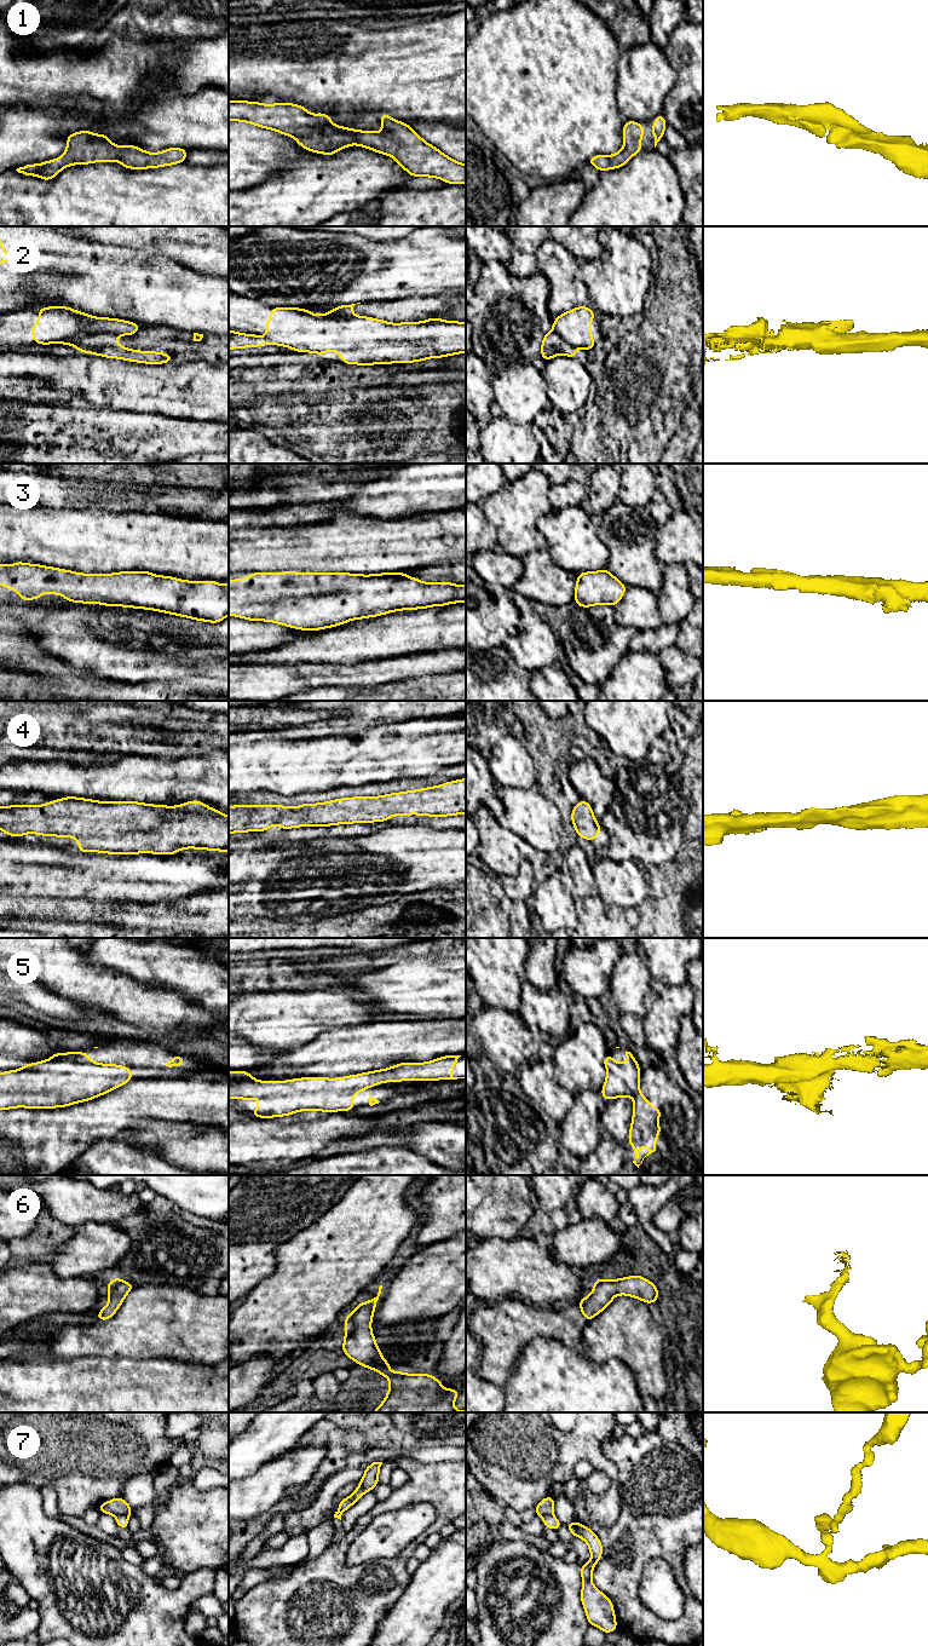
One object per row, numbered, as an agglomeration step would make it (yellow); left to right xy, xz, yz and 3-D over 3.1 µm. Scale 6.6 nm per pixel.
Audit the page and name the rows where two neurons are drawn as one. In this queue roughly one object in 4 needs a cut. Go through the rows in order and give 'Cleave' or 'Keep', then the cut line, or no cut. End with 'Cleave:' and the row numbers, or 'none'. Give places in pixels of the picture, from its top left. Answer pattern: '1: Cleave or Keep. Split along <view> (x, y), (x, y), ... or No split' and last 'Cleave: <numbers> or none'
1: Keep. No split
2: Cleave. Split along xz (298, 309), (320, 316), (353, 316)
3: Keep. No split
4: Keep. No split
5: Keep. No split
6: Keep. No split
7: Cleave. Split along xz (362, 1489), (358, 1489), (351, 1496), (350, 1505)
Cleave: 2, 7

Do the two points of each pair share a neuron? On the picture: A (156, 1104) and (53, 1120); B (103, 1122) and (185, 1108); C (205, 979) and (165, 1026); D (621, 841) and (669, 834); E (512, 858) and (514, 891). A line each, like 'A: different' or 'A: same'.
A: same
B: same
C: different
D: same
E: different

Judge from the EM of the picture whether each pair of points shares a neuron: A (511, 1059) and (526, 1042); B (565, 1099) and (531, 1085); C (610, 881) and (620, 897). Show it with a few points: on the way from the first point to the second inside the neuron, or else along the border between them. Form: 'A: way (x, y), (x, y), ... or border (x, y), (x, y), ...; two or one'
A: way (513, 1055), (523, 1046); one
B: way (557, 1099), (540, 1085); one
C: way (612, 885), (617, 893); one

